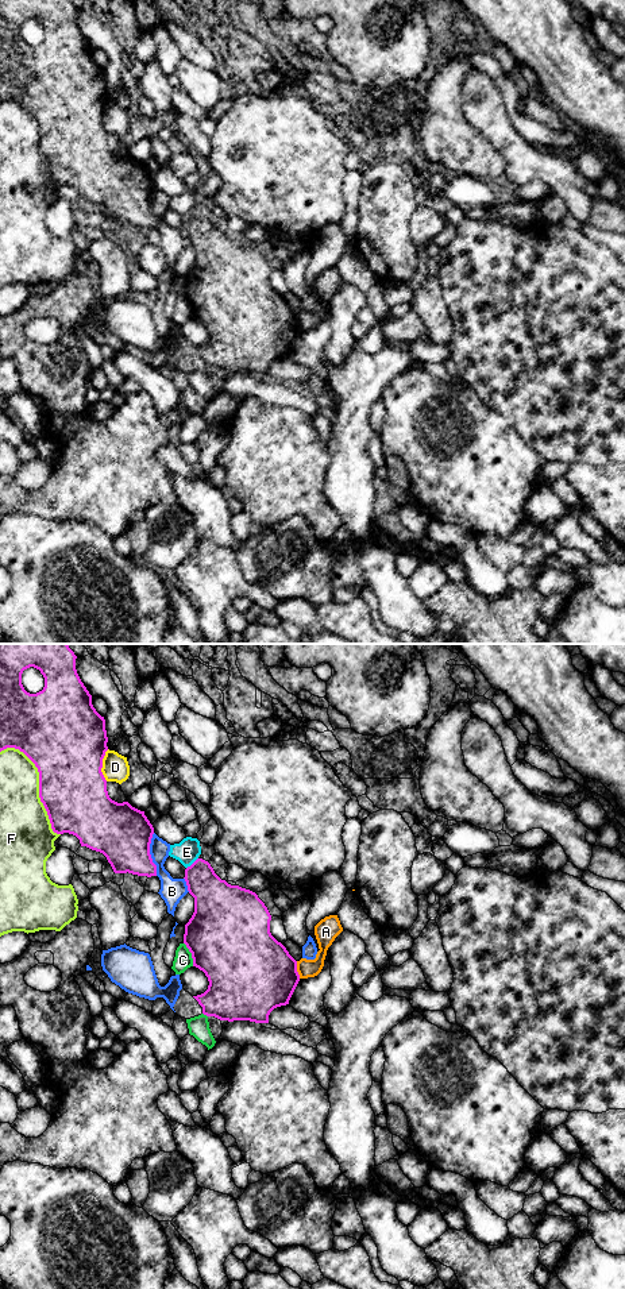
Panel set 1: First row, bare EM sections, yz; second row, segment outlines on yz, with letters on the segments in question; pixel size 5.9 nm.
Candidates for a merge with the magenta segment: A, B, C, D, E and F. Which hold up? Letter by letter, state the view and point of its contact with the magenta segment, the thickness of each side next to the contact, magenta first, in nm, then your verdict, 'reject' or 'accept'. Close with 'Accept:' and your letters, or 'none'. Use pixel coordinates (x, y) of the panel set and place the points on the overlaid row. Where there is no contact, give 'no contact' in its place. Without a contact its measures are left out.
A: contact yz (296, 969); calibres 480 and 110 nm; reject
B: contact yz (150, 855); calibres 340 and 140 nm; reject
C: contact yz (192, 954); calibres 500 and 110 nm; reject
D: contact yz (101, 765); calibres 460 and 160 nm; reject
E: contact yz (193, 863); calibres 240 and 150 nm; reject
F: contact yz (39, 784); calibres 400 and 300 nm; reject
Accept: none

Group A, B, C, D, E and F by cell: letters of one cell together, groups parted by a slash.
A D / B / C / E / F

